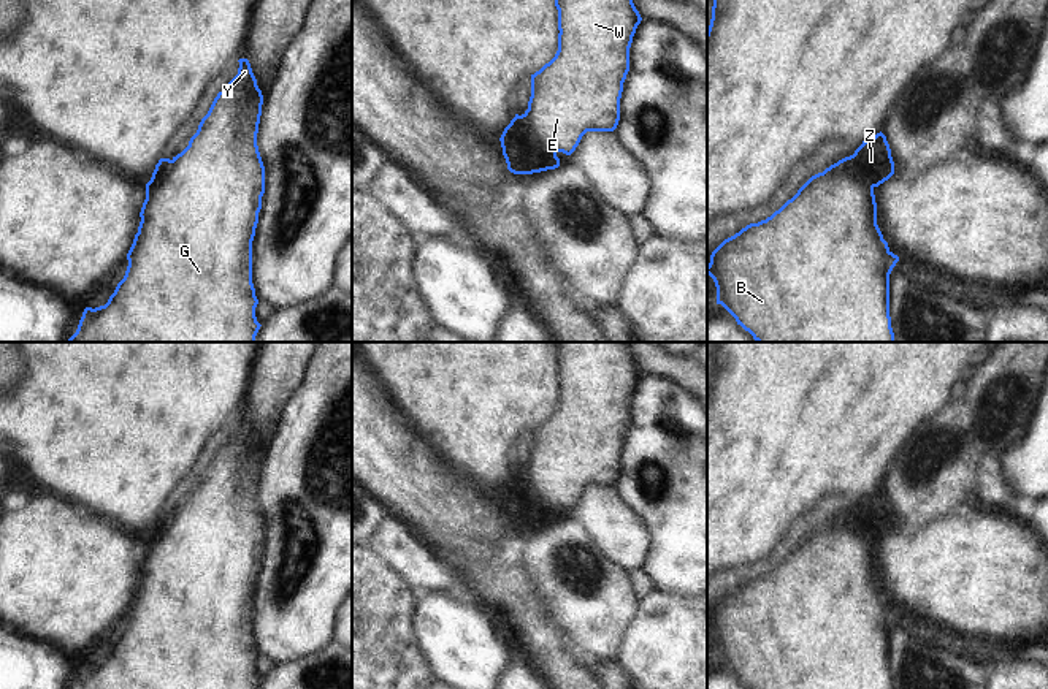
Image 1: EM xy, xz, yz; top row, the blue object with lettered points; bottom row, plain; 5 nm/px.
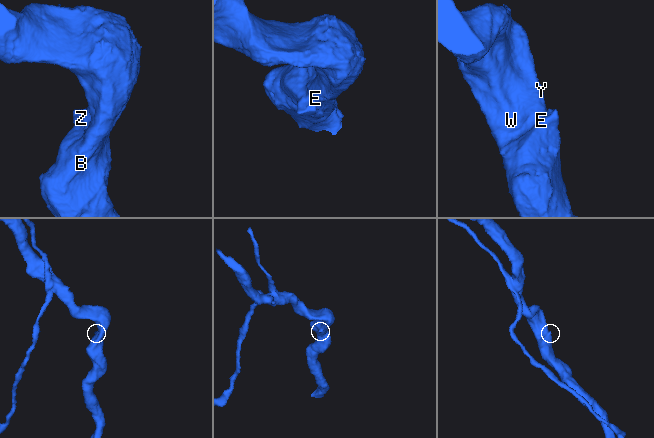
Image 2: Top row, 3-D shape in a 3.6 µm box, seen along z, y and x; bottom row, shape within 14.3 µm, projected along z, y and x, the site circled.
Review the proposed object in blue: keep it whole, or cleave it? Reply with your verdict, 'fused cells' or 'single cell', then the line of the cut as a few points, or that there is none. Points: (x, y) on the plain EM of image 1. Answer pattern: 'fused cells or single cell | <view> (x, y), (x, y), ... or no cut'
fused cells | xz (520, 471), (528, 490), (539, 501), (555, 509)

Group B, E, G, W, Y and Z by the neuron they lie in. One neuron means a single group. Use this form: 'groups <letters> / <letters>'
groups B E G W Y / Z

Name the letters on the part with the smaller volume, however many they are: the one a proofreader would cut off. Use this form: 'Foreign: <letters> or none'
Foreign: Z

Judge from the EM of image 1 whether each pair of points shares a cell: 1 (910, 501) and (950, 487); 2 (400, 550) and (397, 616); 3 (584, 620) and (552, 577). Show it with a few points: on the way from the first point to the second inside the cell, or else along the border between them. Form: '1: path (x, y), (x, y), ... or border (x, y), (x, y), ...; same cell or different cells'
1: path (920, 491), (929, 487), (940, 487); same cell
2: border (370, 550), (379, 555), (417, 594); different cells
3: path (584, 609), (563, 588); same cell

